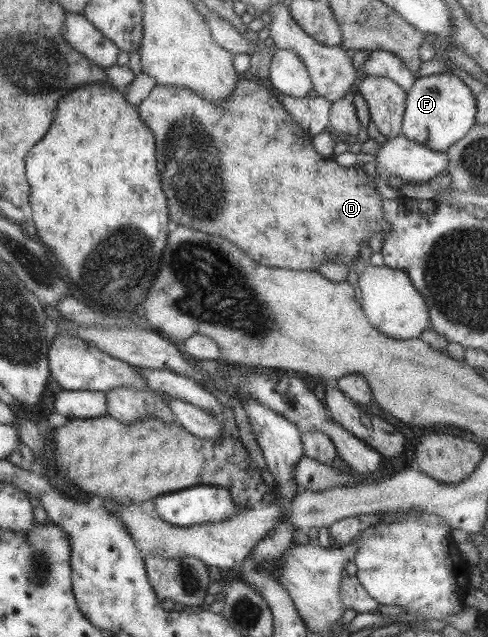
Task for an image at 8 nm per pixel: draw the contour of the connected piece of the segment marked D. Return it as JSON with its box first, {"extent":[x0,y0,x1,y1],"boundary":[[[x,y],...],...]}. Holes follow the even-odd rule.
{"extent":[138,77,391,271],"boundary":[[[251,77],[249,80],[238,80],[233,87],[233,91],[221,101],[221,103],[211,103],[197,96],[193,91],[175,86],[163,86],[156,84],[151,88],[146,98],[141,100],[138,115],[151,129],[155,141],[155,159],[157,159],[158,176],[160,179],[161,189],[165,193],[167,200],[167,213],[171,221],[175,221],[177,225],[185,225],[203,233],[217,233],[221,237],[225,237],[227,241],[235,243],[239,249],[243,249],[243,253],[247,253],[253,261],[257,261],[259,265],[267,265],[267,267],[283,267],[283,269],[295,269],[295,271],[318,271],[318,266],[324,262],[343,263],[348,270],[352,270],[352,259],[359,258],[359,249],[364,241],[371,238],[371,234],[375,232],[387,235],[391,230],[383,209],[381,209],[381,199],[379,192],[376,190],[376,183],[373,177],[366,175],[365,172],[357,166],[339,166],[333,159],[325,158],[313,150],[310,136],[302,127],[285,111],[283,105],[275,95],[271,94],[263,83]],[[185,203],[207,203],[211,207],[207,209],[199,209],[199,207],[185,207]]]}

